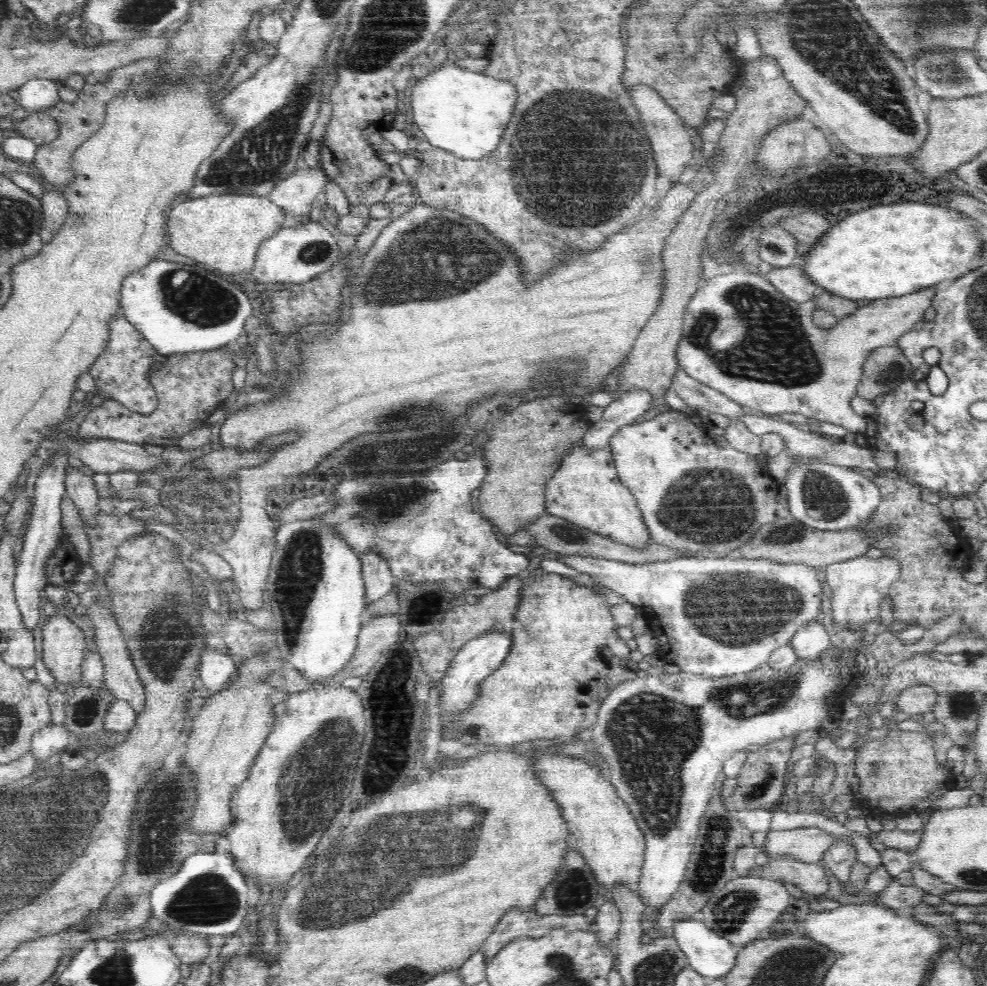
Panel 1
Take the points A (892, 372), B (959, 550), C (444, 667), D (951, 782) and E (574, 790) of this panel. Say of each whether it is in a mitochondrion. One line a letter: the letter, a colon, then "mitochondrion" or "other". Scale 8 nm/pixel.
A: mitochondrion
B: other
C: other
D: other
E: other

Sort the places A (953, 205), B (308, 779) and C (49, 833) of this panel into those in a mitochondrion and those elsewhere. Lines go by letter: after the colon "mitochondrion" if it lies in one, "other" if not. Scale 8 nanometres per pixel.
A: other
B: mitochondrion
C: mitochondrion

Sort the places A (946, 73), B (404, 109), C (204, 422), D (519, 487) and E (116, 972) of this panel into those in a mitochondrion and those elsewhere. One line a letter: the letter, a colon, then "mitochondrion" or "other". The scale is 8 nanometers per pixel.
A: mitochondrion
B: other
C: other
D: other
E: mitochondrion

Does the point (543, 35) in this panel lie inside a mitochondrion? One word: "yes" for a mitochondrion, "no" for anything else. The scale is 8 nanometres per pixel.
no

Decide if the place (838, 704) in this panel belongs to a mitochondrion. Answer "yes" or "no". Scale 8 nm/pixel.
no

